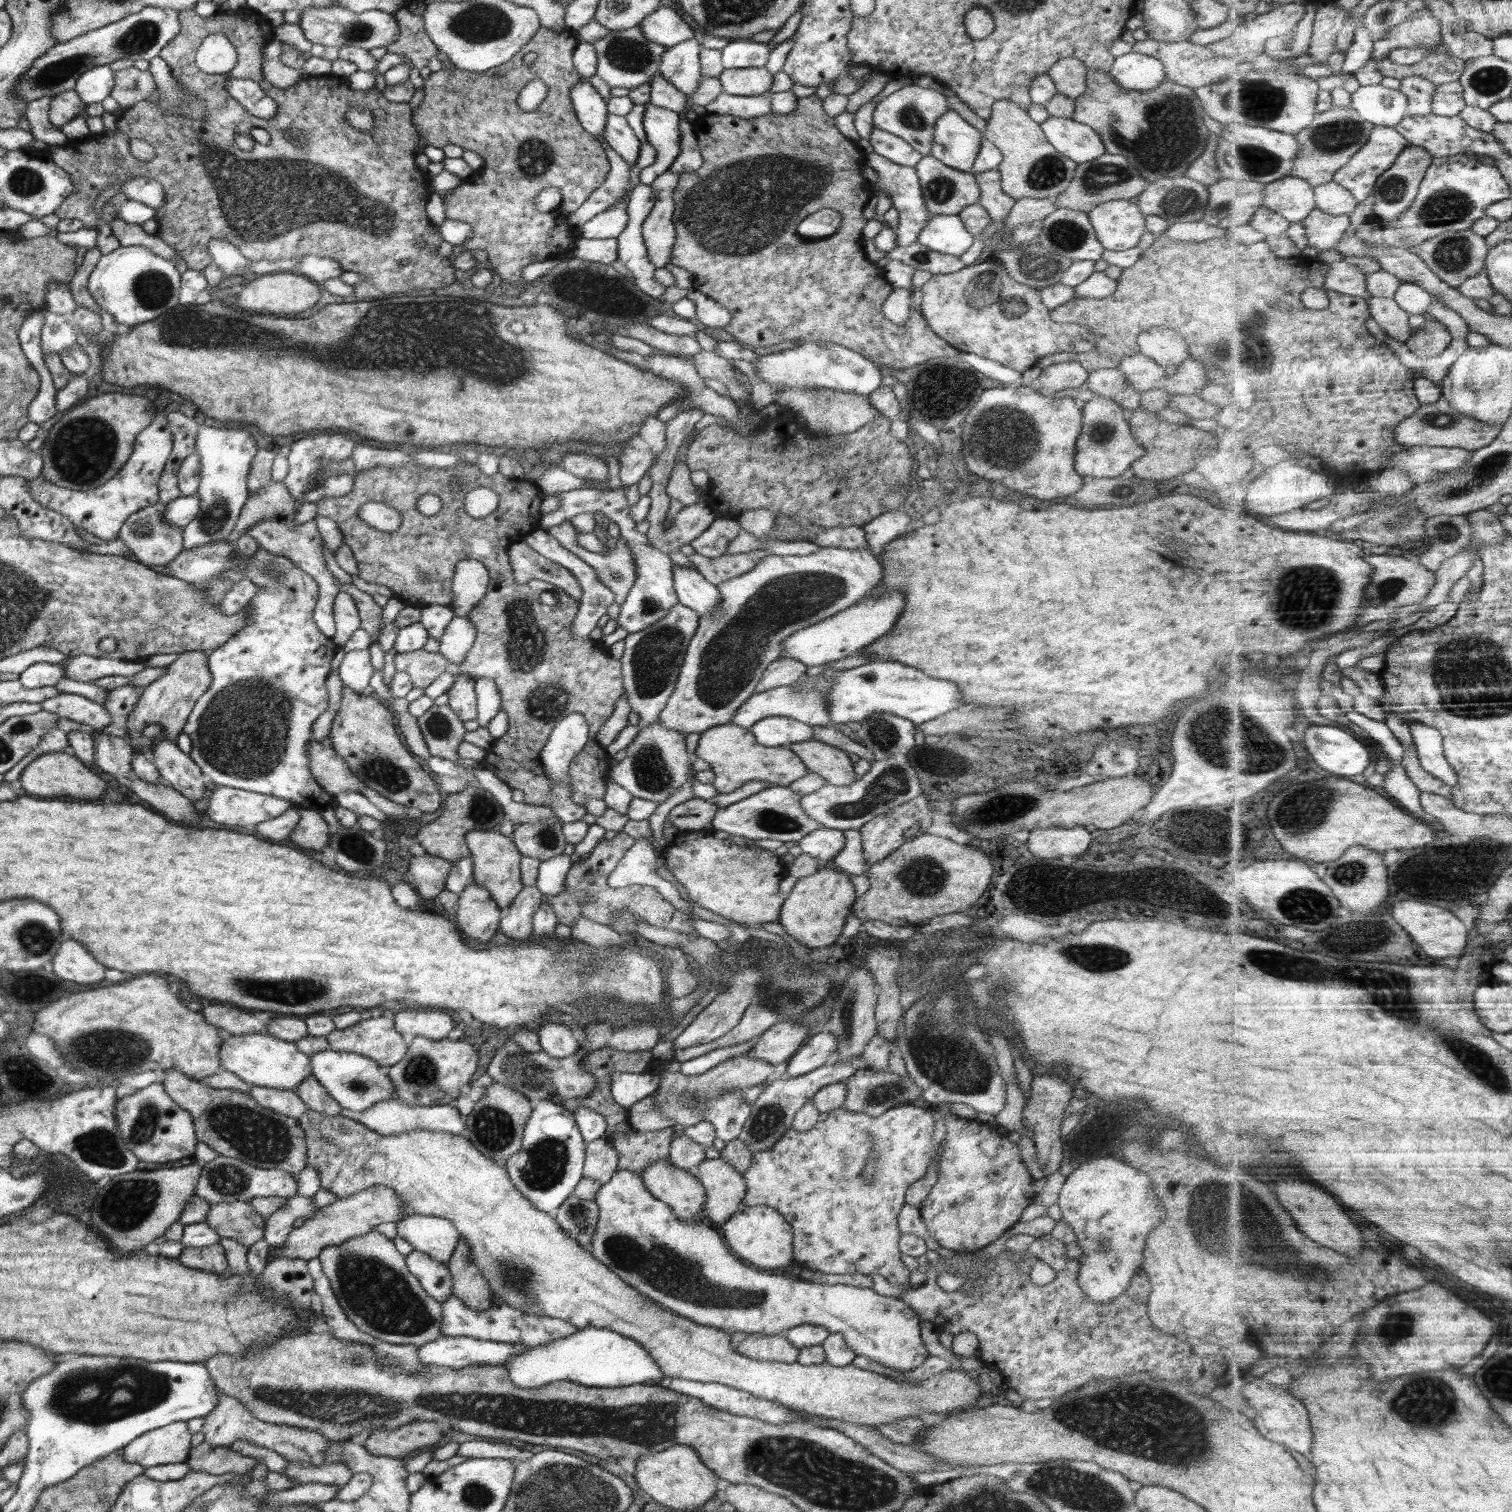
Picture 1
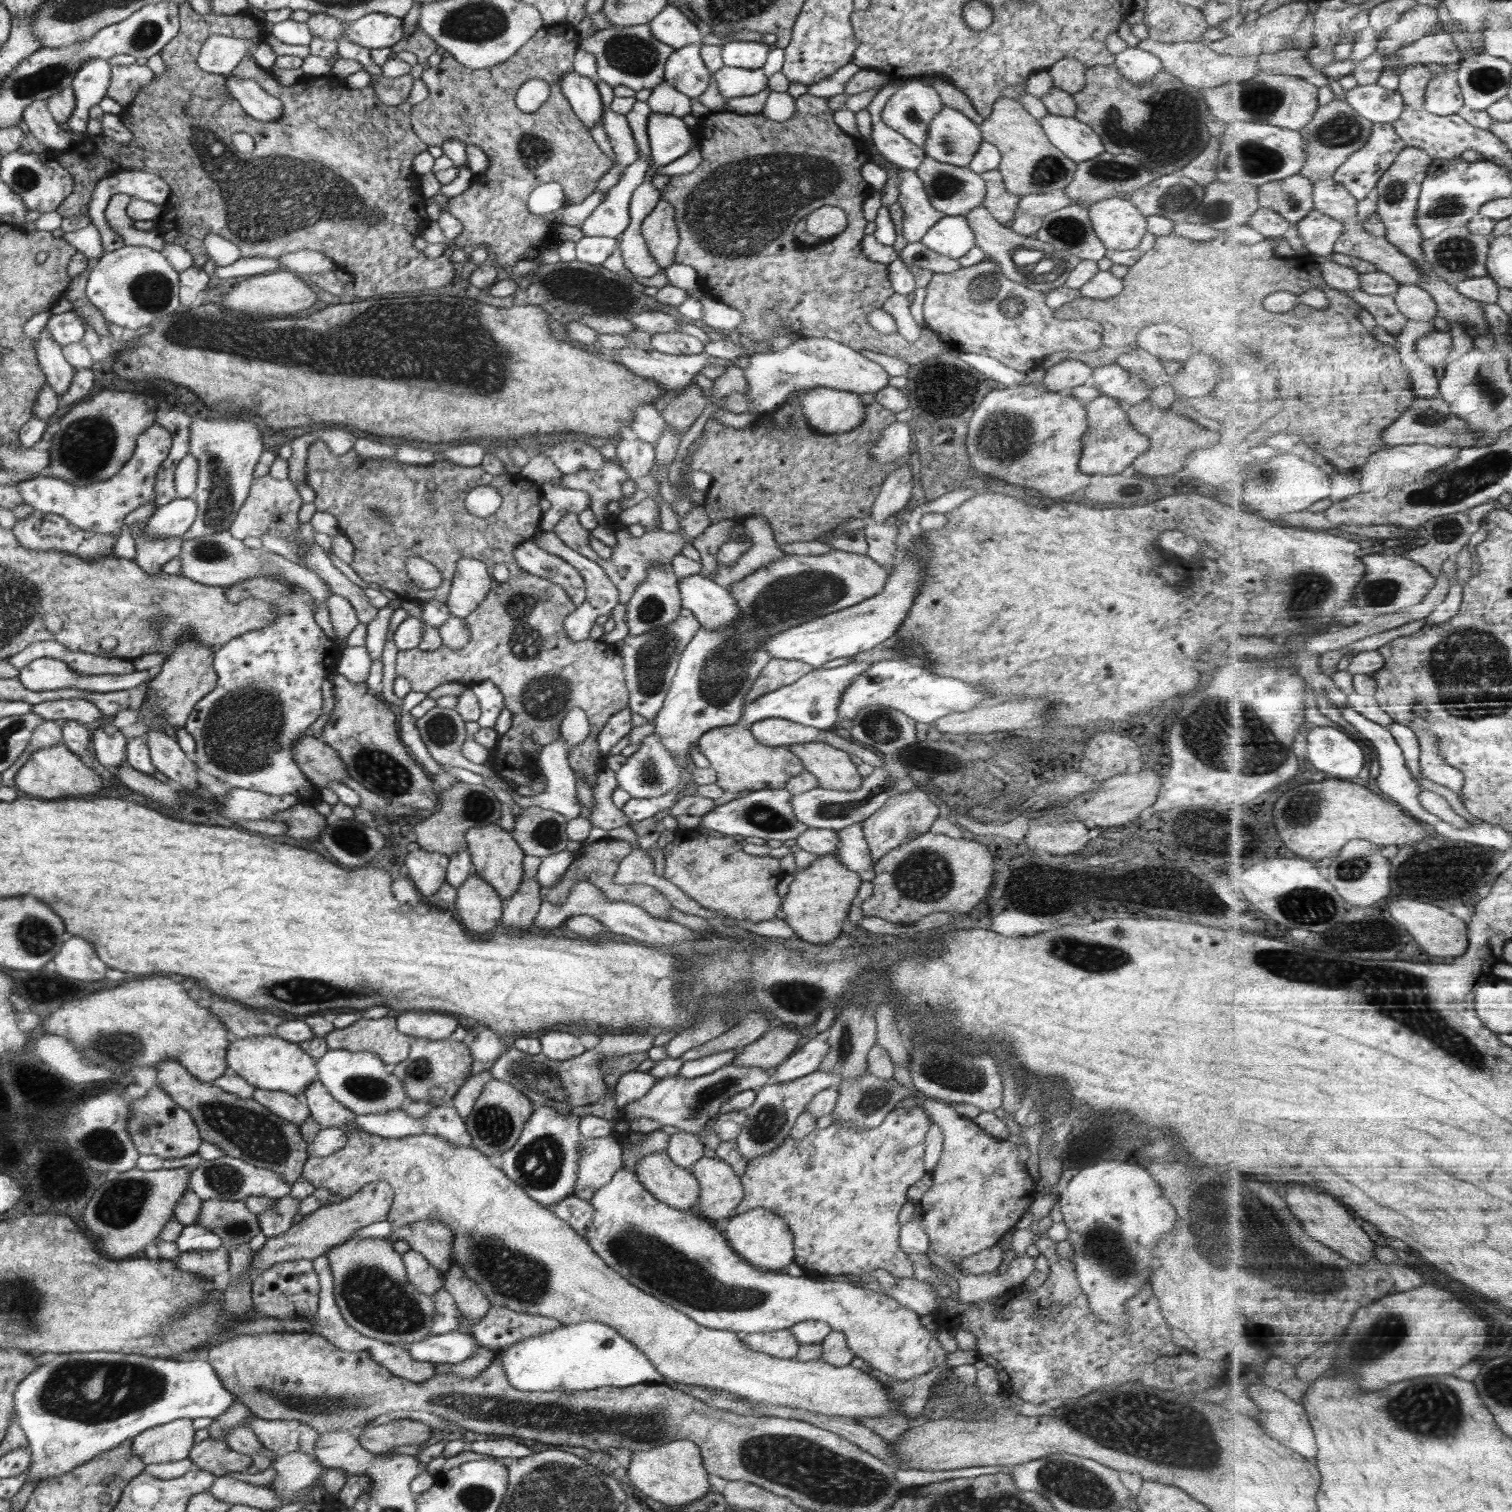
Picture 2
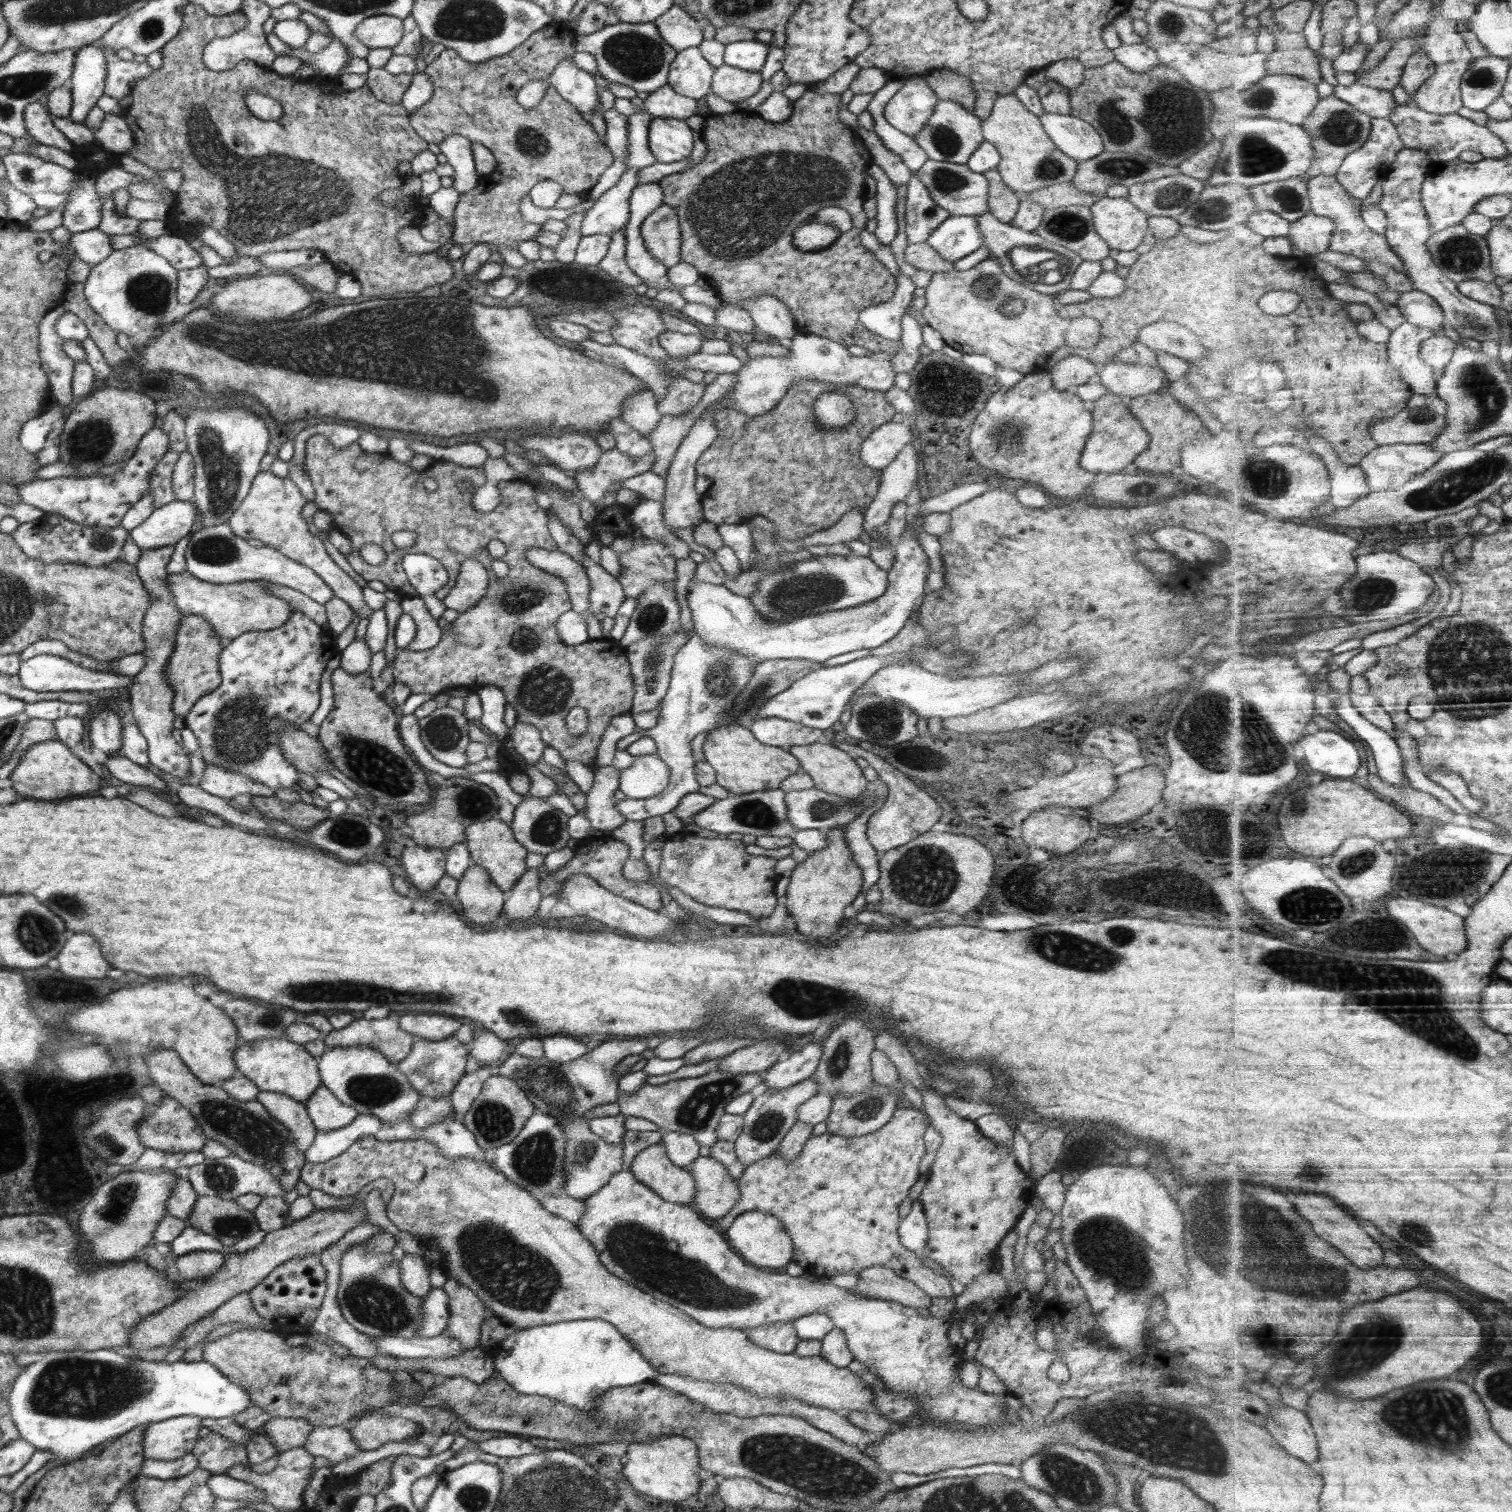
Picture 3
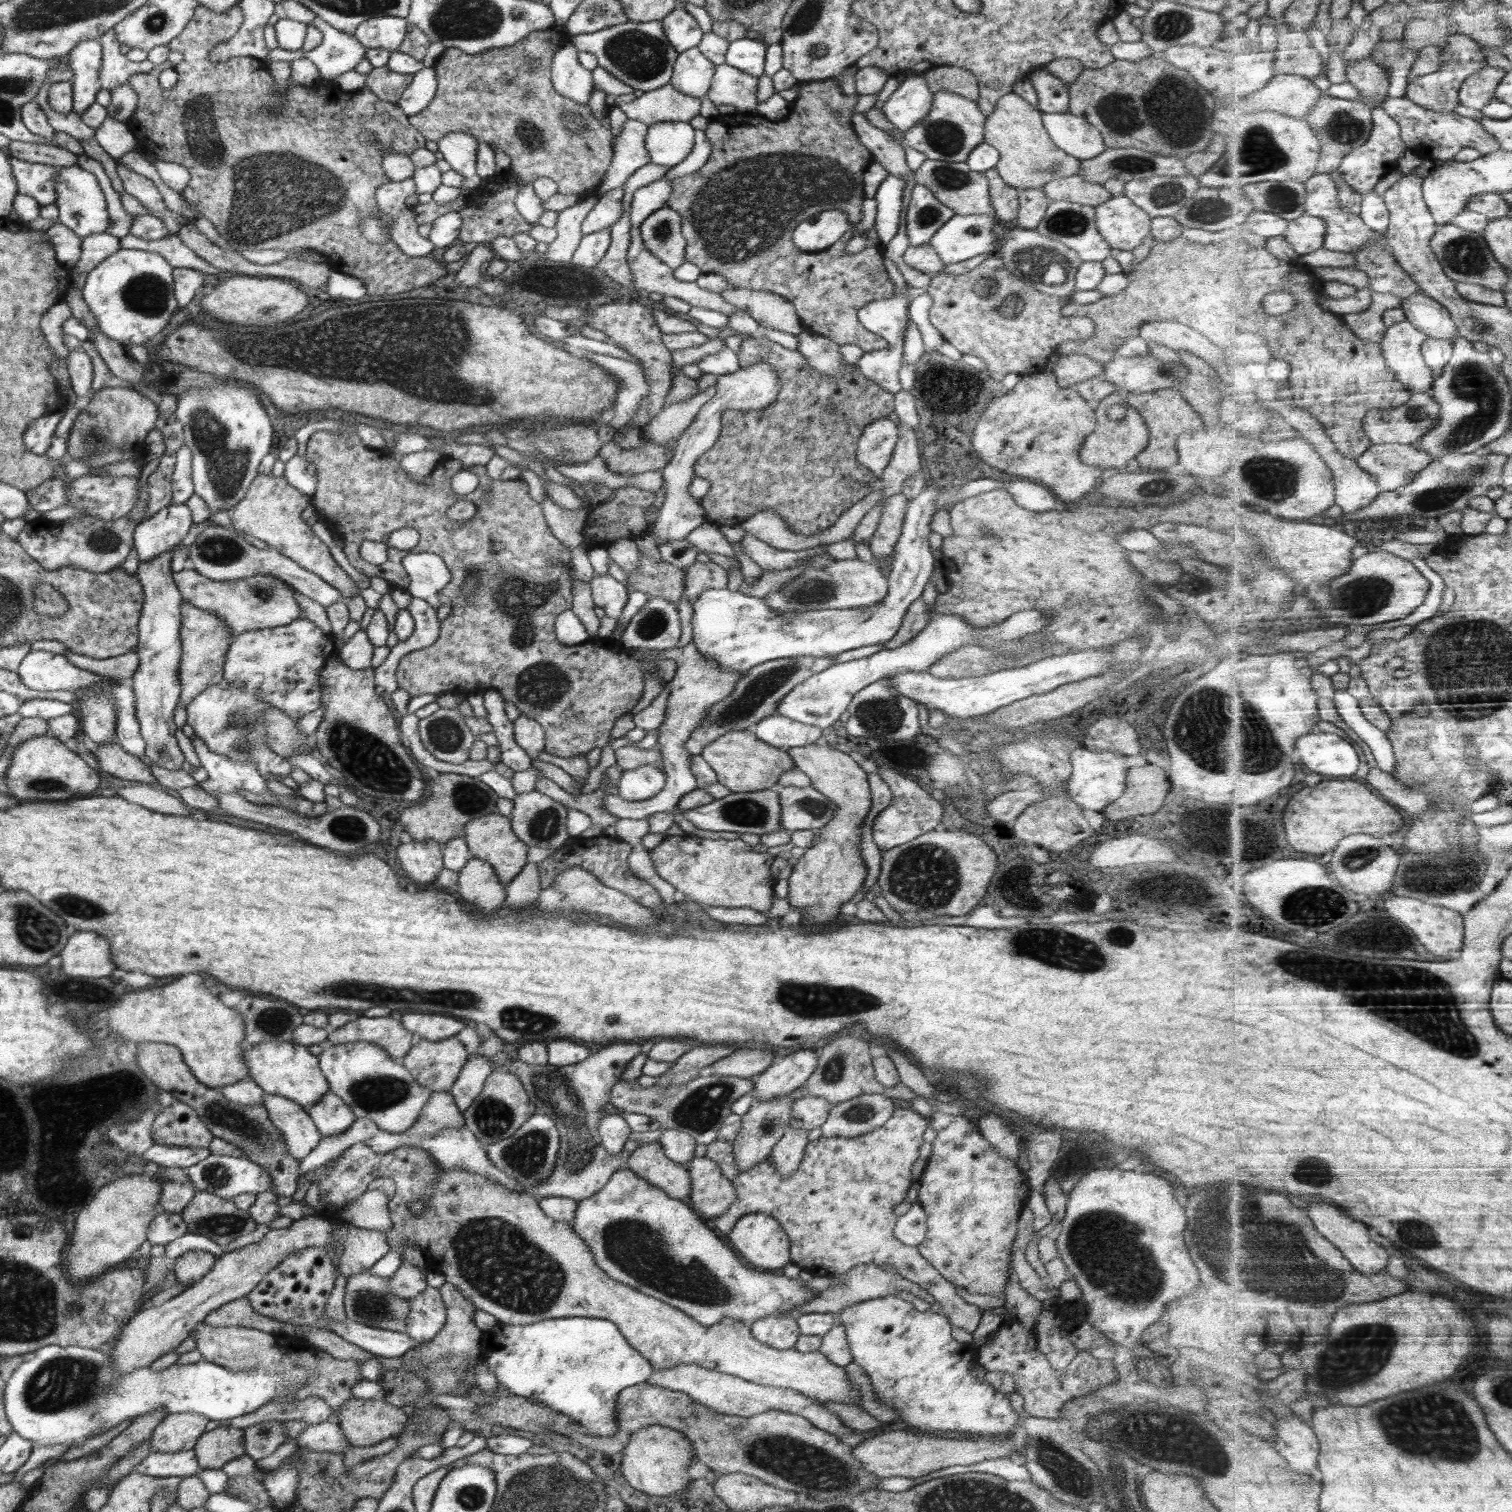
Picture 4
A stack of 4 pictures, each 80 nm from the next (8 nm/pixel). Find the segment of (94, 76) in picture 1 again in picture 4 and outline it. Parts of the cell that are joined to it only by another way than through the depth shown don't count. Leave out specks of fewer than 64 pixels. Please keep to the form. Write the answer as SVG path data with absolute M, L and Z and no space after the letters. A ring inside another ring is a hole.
M98 39L80 42L68 54L69 67L73 70L73 112L82 114L101 89L99 70L102 64L102 46Z

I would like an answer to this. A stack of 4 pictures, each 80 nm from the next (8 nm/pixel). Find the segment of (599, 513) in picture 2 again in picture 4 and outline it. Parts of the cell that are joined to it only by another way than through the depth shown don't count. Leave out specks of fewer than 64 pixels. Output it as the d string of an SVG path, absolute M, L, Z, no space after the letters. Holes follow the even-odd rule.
M672 439L667 444L646 441L640 448L625 450L612 440L601 443L598 454L604 458L608 469L612 473L626 477L628 475L638 475L642 472L664 469L674 456L676 441L678 439Z

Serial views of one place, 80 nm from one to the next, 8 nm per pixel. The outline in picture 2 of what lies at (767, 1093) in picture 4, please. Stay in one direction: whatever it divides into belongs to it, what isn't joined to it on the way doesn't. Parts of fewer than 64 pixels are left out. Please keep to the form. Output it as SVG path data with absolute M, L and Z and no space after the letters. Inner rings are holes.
M825 1035L808 1040L776 1067L776 1071L773 1071L775 1083L796 1080L818 1071L828 1051L829 1042Z

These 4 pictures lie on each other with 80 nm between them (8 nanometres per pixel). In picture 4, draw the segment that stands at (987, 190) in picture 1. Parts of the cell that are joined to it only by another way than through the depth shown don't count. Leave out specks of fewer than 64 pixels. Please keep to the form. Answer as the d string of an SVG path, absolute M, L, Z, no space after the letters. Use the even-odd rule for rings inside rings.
M995 168L984 171L988 179L991 205L995 210L995 217L1004 224L1013 224L1019 211L1020 190L1006 184Z

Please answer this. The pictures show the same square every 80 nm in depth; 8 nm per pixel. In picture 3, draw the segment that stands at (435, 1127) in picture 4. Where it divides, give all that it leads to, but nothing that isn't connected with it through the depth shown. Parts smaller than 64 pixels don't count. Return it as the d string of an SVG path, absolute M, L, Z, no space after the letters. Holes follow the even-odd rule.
M448 1096L442 1098L420 1097L411 1112L410 1121L414 1129L423 1129L446 1117L456 1116Z

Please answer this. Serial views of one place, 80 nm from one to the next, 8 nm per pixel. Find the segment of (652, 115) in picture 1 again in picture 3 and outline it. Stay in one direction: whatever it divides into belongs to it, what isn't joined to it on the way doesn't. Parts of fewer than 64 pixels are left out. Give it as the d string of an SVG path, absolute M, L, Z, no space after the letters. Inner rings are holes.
M653 118L648 133L649 149L656 160L663 163L684 160L693 151L693 133L686 121Z

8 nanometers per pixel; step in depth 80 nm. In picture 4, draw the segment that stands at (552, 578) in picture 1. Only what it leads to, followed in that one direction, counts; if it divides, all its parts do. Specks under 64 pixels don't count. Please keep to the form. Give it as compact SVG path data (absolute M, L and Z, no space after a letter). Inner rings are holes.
M574 580L571 591L573 601L569 613L576 615L582 621L590 638L596 637L601 622L594 613L595 604L591 597L591 585Z

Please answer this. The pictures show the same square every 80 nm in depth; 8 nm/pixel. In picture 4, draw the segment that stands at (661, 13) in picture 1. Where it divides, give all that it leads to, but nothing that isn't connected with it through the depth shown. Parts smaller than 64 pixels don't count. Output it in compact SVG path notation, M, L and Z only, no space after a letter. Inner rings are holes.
M680 5L660 21L668 42L678 53L698 47L704 35L697 20Z

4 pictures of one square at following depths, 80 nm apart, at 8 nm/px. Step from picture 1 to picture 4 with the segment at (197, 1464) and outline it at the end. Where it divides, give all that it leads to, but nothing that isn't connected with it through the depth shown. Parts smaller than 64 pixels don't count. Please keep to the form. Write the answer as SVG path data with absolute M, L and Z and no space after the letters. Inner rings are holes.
M232 1426L204 1431L193 1449L200 1469L225 1469L227 1462L245 1454L245 1432Z

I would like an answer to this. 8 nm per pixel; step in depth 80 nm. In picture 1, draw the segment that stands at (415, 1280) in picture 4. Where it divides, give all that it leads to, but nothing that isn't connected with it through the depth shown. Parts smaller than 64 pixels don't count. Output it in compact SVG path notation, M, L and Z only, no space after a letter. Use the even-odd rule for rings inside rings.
M410 1250L405 1255L408 1270L419 1280L421 1287L441 1305L453 1294L450 1269L428 1254Z

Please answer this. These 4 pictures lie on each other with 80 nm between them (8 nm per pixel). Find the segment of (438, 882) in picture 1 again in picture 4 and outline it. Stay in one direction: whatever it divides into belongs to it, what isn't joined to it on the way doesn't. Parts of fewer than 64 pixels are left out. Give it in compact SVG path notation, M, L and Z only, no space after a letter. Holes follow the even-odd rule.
M436 841L402 843L396 849L401 869L416 885L432 886L443 866L443 846Z

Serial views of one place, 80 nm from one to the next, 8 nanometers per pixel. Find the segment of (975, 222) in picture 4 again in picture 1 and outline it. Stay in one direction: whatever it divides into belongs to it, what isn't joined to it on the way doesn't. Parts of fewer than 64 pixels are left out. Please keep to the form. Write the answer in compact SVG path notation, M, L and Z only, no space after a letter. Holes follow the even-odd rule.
M937 214L928 219L917 242L930 250L961 257L974 239L957 214Z

